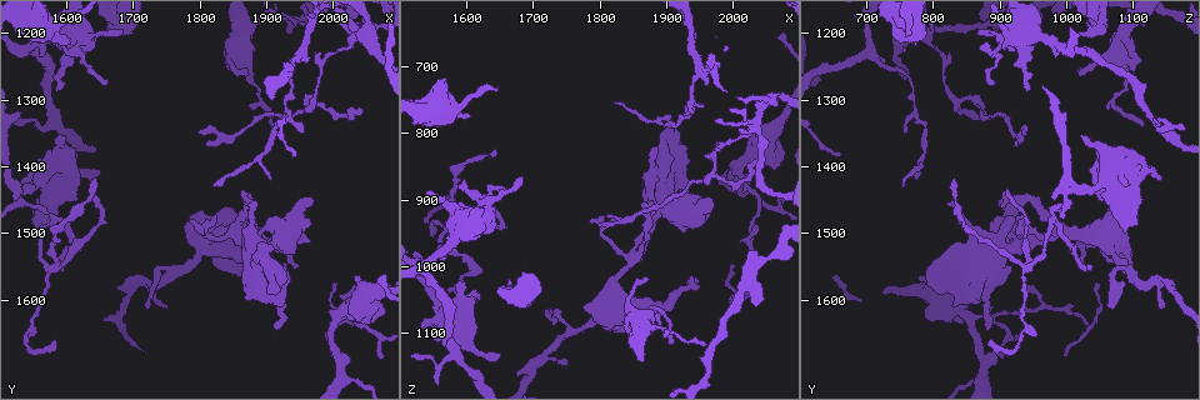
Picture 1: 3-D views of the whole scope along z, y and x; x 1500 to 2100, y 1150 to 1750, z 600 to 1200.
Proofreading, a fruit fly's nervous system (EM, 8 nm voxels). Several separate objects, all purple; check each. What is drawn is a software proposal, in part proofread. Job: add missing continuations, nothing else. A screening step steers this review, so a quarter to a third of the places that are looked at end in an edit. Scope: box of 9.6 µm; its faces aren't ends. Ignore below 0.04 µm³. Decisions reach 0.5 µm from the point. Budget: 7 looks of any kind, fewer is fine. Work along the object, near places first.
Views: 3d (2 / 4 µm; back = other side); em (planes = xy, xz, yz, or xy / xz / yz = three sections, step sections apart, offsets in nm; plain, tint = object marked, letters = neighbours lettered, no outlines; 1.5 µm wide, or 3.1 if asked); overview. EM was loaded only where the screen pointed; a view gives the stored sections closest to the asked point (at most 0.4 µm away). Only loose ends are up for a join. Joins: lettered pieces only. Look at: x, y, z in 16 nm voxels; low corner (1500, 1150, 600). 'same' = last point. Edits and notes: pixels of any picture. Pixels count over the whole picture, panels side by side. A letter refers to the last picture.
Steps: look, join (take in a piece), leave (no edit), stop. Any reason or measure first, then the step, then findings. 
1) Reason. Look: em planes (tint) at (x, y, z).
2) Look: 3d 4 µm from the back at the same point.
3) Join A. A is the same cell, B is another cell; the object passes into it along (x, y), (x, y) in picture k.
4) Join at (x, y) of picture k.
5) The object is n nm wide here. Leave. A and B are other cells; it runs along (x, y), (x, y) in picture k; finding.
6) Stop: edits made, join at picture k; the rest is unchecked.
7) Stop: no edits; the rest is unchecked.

Branch stops here. Look: em planes (letters) at (1905, 1345, 1115).

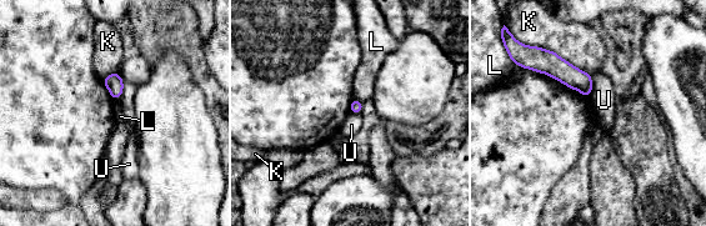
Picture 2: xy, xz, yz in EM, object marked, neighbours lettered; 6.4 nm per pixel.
The object is 80 nm wide here. Leave. K, L and U are other cells; a border runs along (592, 76), (592, 93), (589, 96) in picture 2; no lettered piece goes on from it.

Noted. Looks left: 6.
Branch stops here. Look: em planes (tint) at (1875, 1260, 1020).

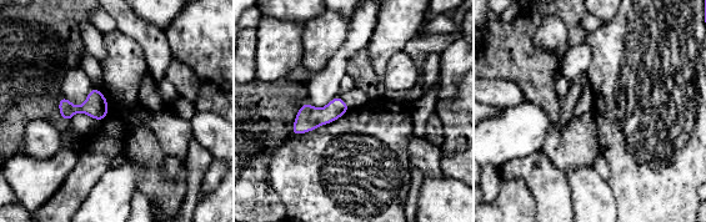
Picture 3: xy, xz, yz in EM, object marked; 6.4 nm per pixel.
Look: em planes (letters) at the same point.

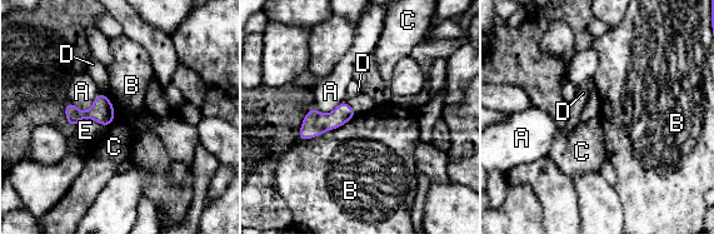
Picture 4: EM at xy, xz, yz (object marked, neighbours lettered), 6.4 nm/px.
Leave. A, B, C, D and E are other cells; a border runs along (356, 114), (339, 127), (298, 140) in picture 4; no lettered piece goes on from it.

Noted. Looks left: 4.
Branch stops here. Look: em planes (tint) at (1655, 1275, 895).

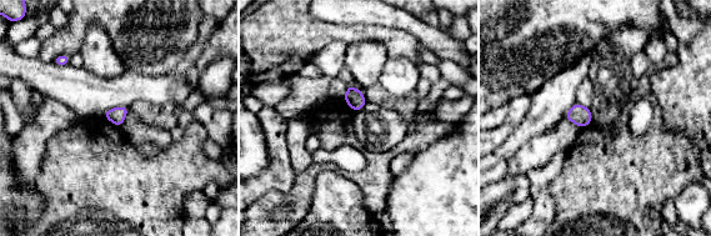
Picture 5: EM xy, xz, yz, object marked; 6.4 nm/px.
See the neighbours. Look: em planes (letters) at the same point.

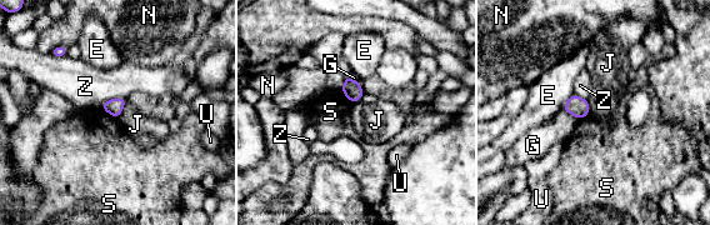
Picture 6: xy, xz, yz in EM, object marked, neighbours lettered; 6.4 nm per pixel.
Leave. E, G, J, N, S, U and Z are other cells; a border runs along (99, 106), (116, 119) in picture 6; none of them fits.

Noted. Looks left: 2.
Stop: no edits; the rest is unchecked.

